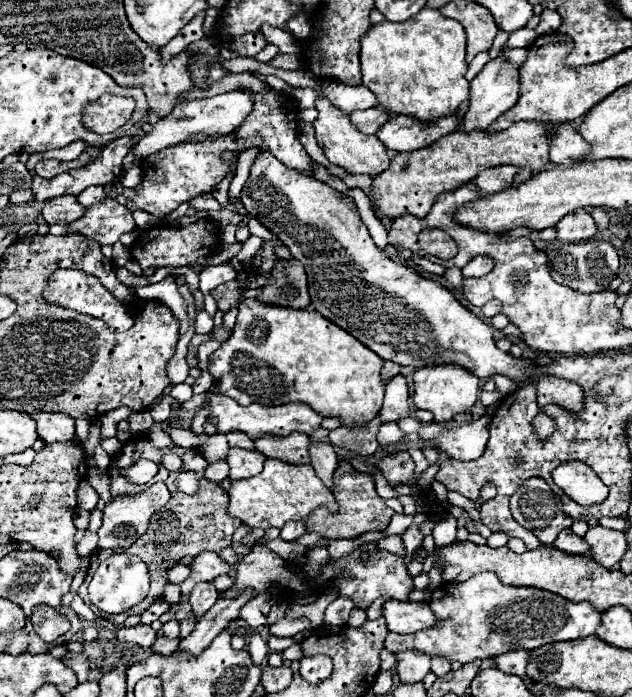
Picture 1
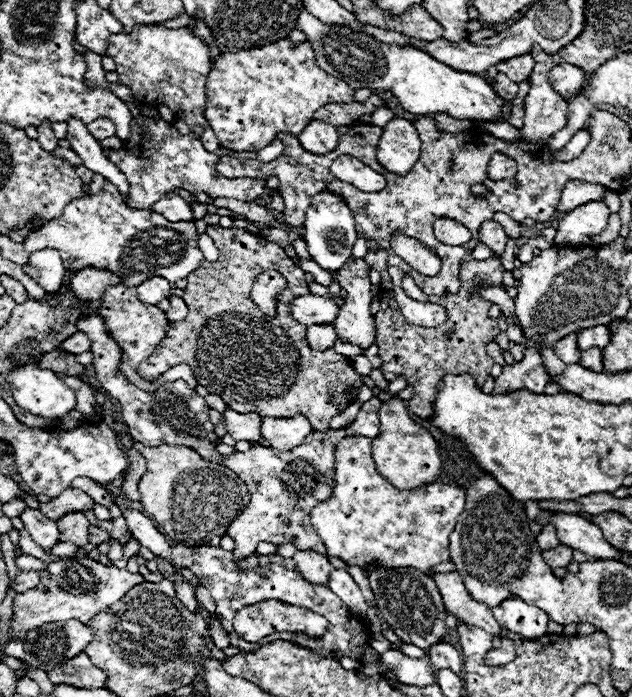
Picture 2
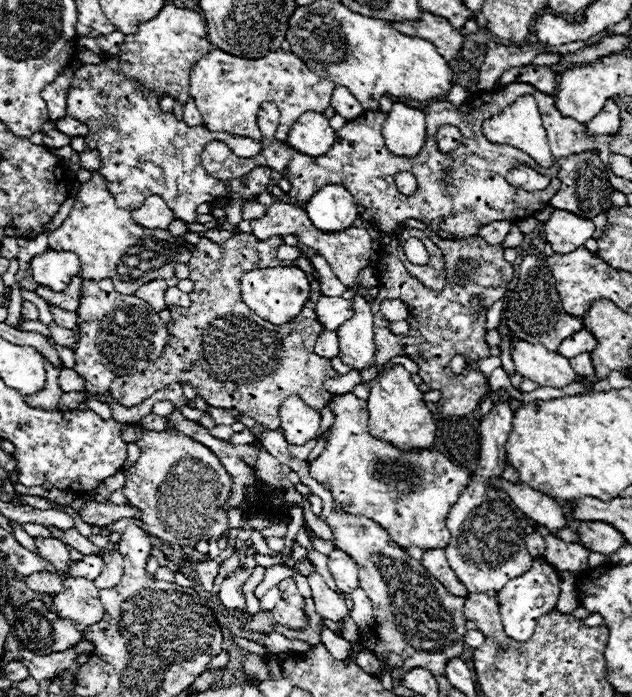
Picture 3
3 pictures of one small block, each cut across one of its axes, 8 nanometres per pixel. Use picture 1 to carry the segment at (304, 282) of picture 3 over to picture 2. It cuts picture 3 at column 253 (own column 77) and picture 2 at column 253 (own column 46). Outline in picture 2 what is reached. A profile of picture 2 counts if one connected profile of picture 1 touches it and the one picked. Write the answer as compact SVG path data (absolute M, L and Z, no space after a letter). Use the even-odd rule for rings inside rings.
M276 270L262 272L252 286L252 302L268 316L276 316L276 302L282 290L286 290L286 278Z

